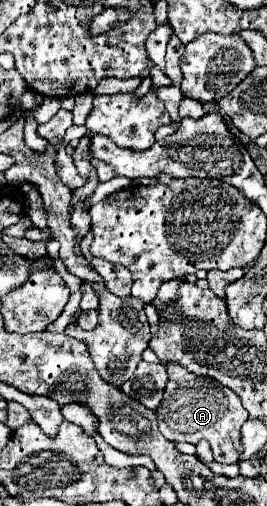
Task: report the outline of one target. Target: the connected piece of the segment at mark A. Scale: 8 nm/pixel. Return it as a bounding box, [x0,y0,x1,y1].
[157,363,247,463]

